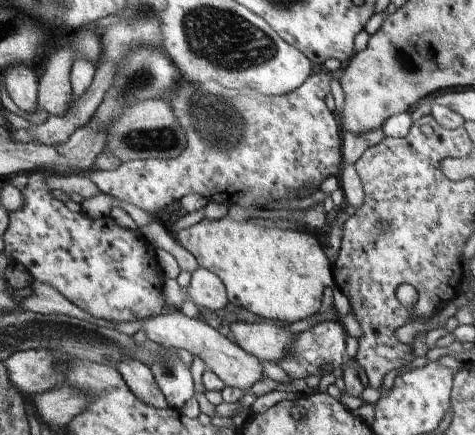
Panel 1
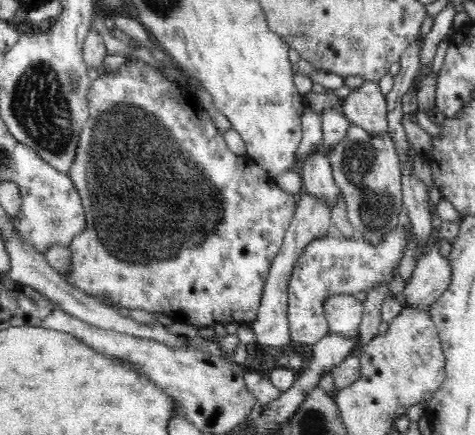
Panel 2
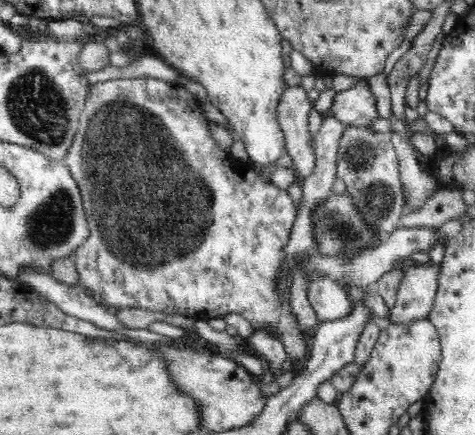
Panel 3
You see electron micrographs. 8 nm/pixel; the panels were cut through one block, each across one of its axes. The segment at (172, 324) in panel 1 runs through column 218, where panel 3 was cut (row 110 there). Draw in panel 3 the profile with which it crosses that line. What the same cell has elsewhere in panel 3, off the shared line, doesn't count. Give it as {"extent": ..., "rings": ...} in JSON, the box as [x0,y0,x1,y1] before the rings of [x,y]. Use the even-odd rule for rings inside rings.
{"extent":[330,80,378,130],"rings":[[[358,80],[354,88],[338,92],[330,112],[344,126],[358,126],[364,130],[368,130],[370,122],[378,118],[376,98],[364,80]]]}

